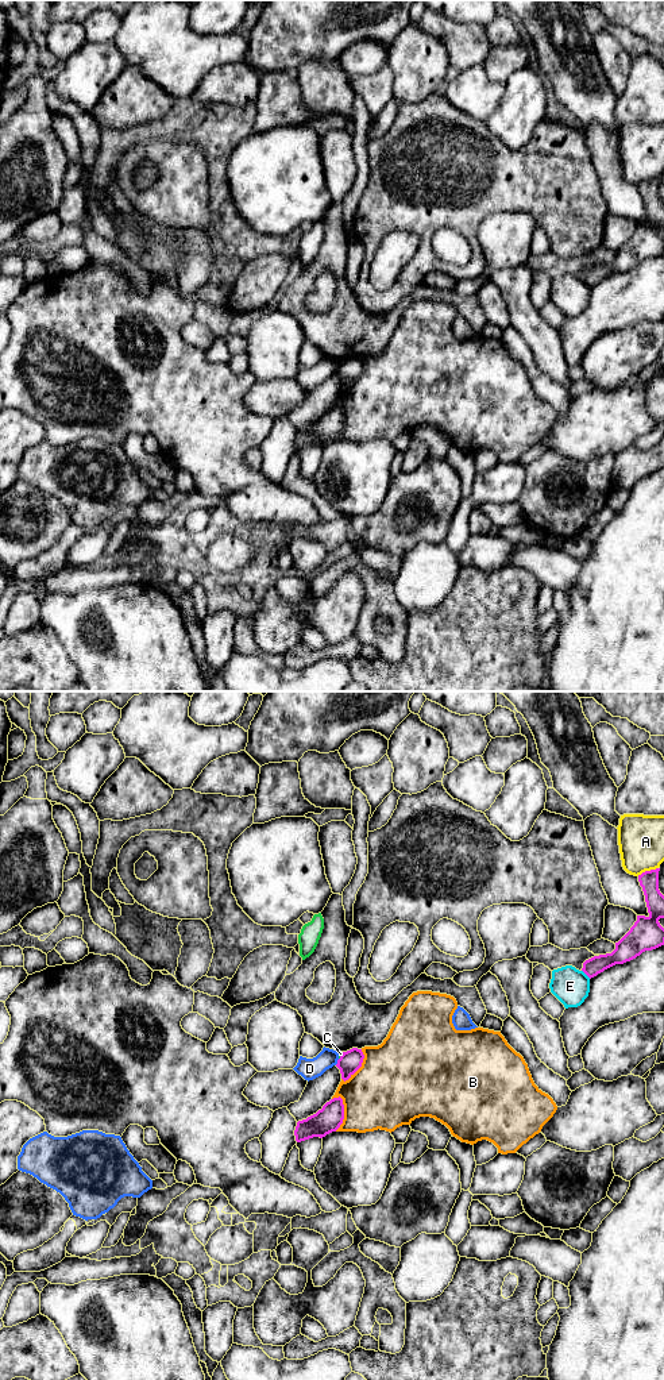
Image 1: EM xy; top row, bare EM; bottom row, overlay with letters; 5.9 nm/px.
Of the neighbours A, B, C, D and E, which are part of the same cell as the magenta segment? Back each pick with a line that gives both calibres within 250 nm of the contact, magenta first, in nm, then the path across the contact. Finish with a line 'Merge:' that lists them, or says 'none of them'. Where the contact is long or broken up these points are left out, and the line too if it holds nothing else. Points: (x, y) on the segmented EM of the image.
Merge: none of them

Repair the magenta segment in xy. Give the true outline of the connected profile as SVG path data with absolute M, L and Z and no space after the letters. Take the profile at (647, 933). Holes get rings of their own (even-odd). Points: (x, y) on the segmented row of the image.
M656 868L638 875L649 915L637 915L634 925L615 943L611 953L594 956L583 963L582 971L590 979L615 964L624 964L645 951L664 945L664 928L659 922L664 918L664 895L659 890L659 871L660 868Z

